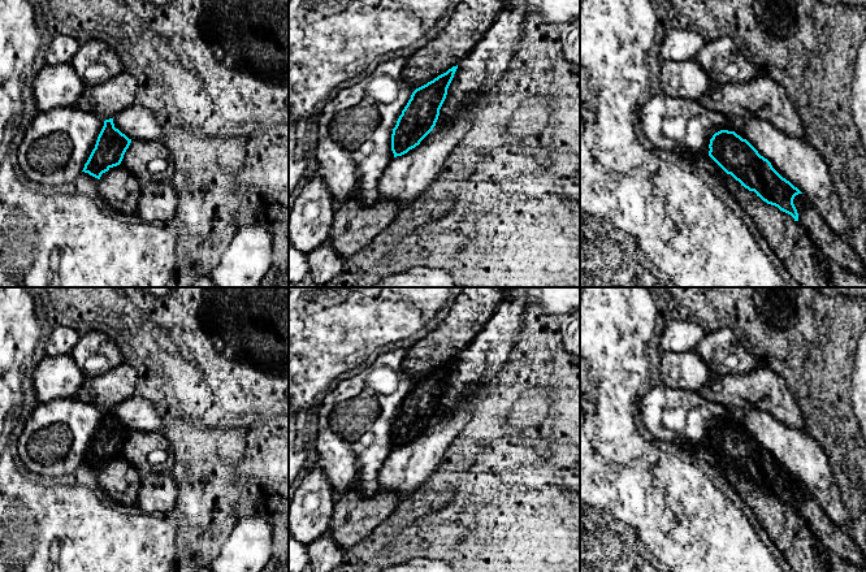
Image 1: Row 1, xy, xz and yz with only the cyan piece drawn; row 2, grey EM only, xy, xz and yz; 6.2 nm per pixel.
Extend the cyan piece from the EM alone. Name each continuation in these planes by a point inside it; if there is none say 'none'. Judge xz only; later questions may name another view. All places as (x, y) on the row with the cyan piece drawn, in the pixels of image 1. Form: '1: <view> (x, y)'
none

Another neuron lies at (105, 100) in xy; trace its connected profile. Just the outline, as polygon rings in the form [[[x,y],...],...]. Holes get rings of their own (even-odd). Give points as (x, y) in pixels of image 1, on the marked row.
[[[122,72],[104,83],[86,87],[75,107],[105,121],[133,105],[137,91],[137,78]]]

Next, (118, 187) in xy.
[[[121,164],[109,168],[99,179],[99,196],[111,208],[127,216],[137,214],[142,188],[143,183]]]

